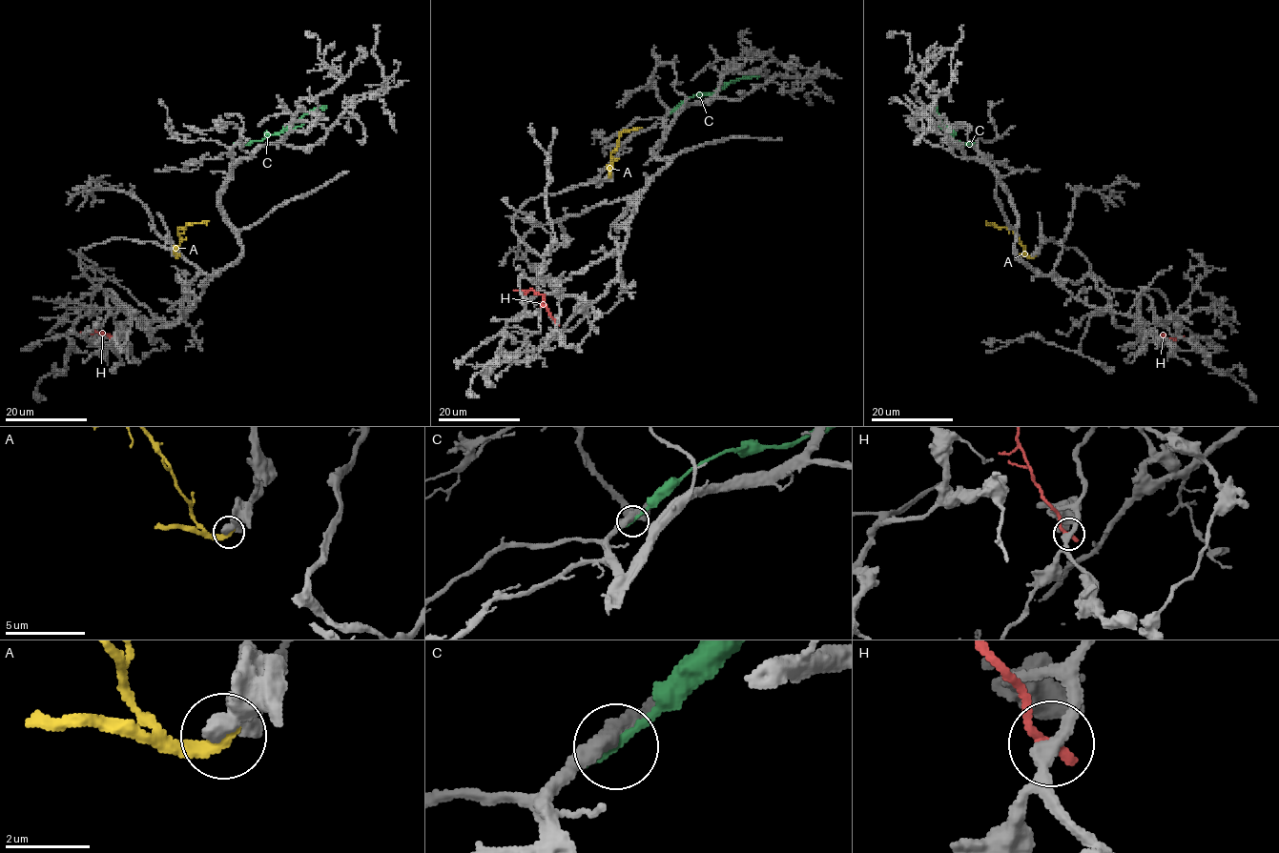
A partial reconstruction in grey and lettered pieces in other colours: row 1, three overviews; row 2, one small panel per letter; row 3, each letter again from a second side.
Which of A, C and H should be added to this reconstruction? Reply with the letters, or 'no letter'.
no letter

